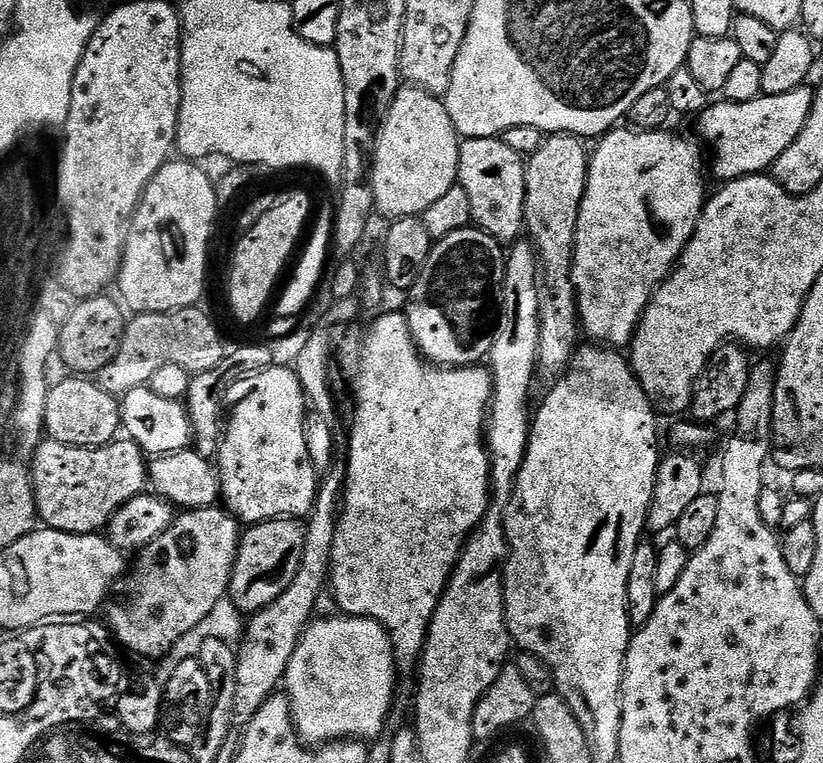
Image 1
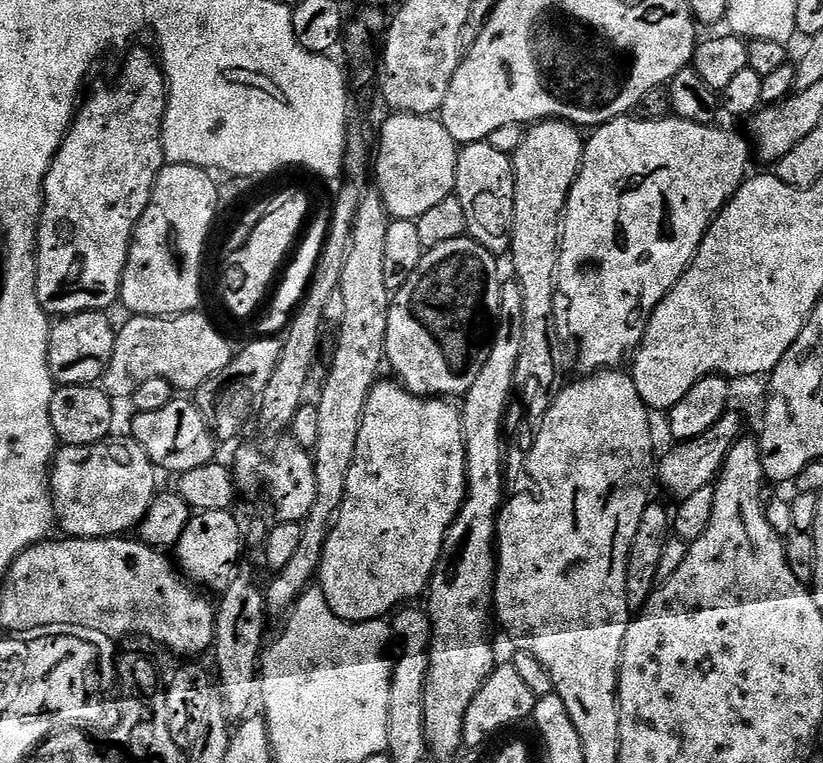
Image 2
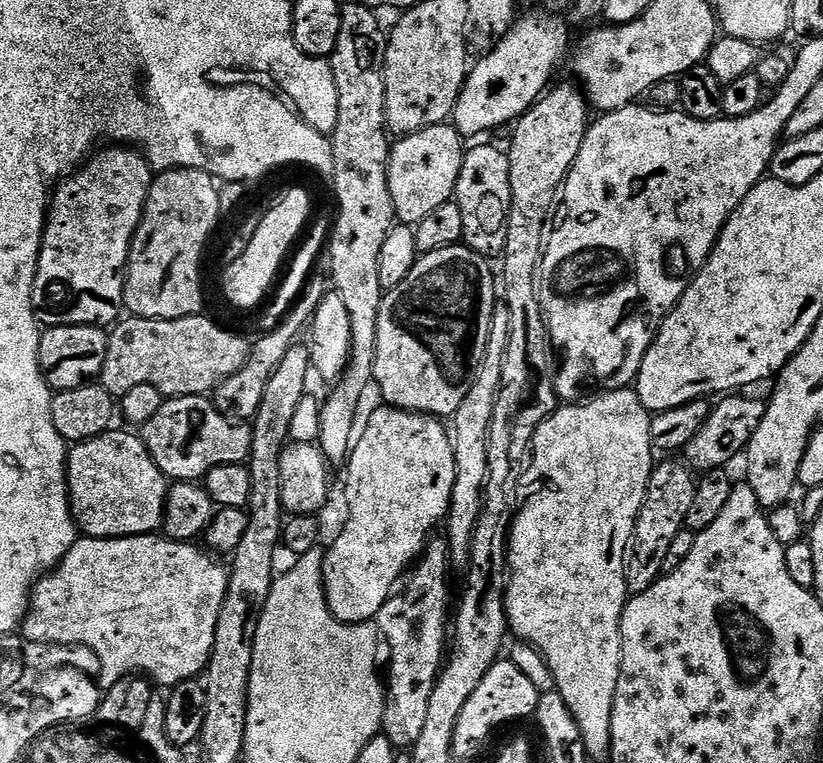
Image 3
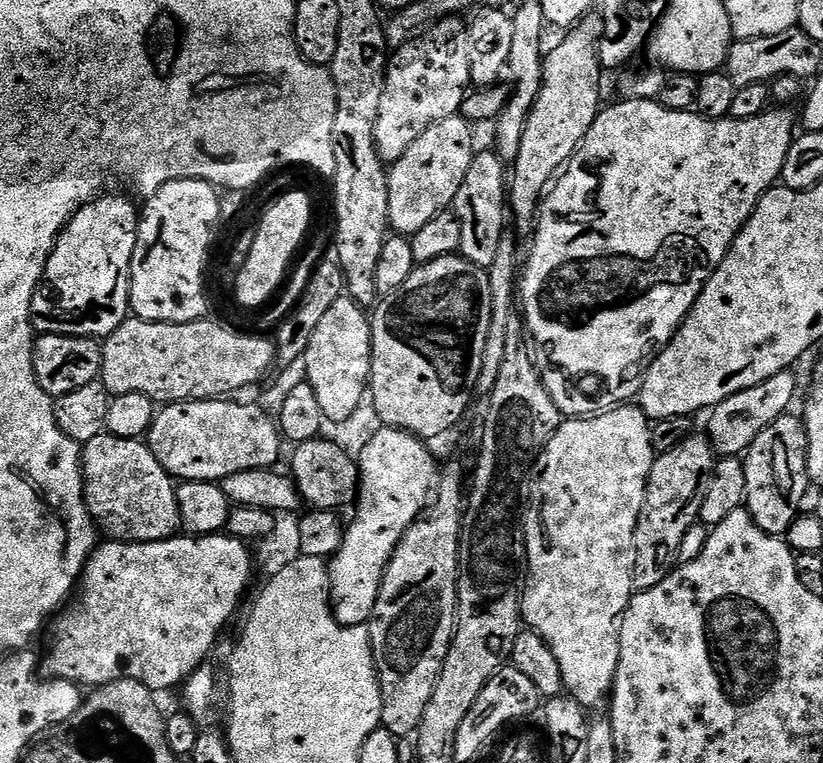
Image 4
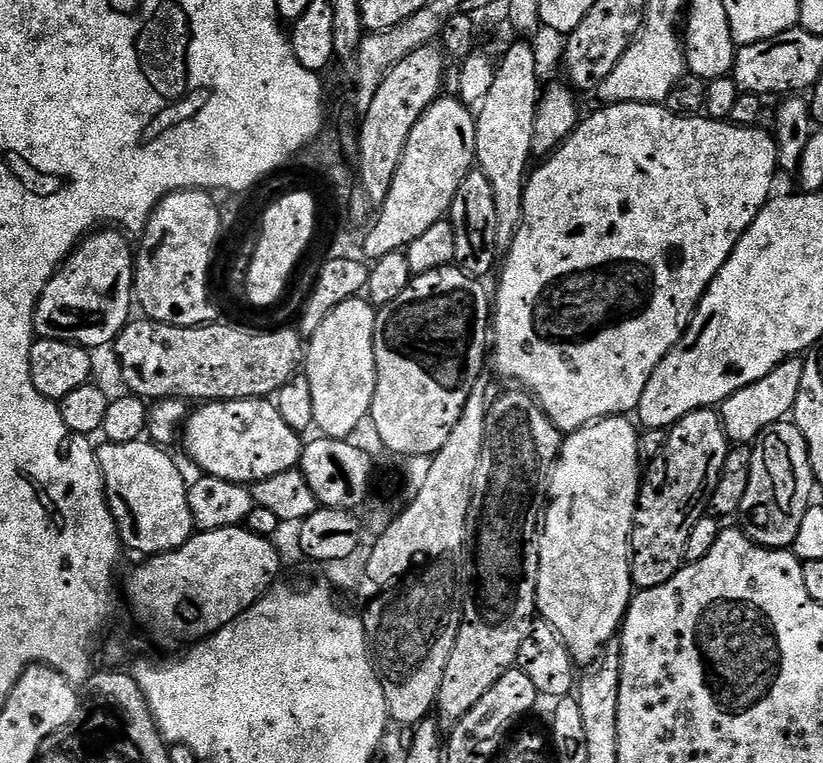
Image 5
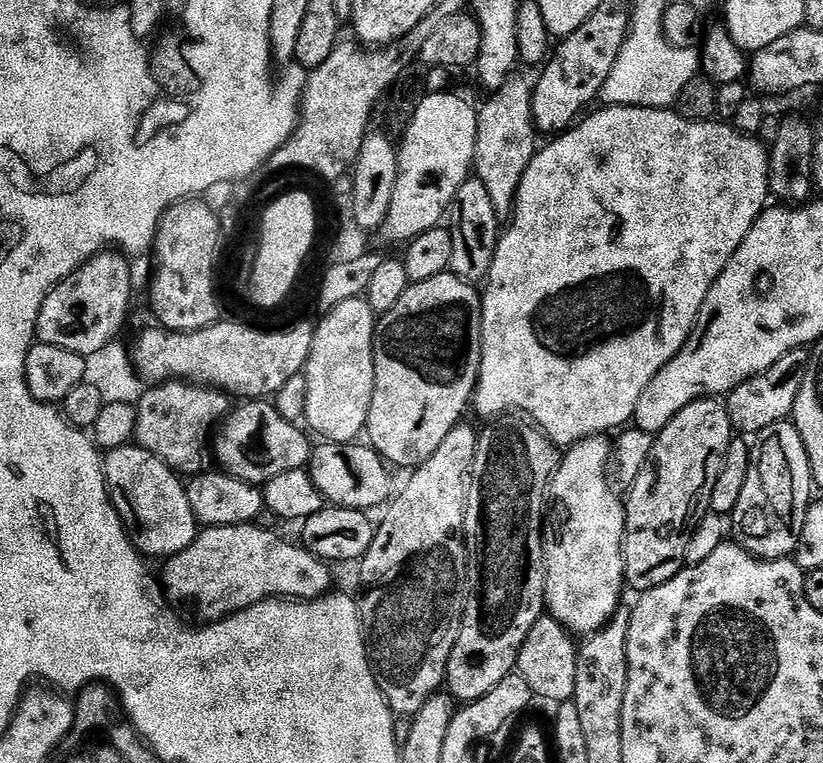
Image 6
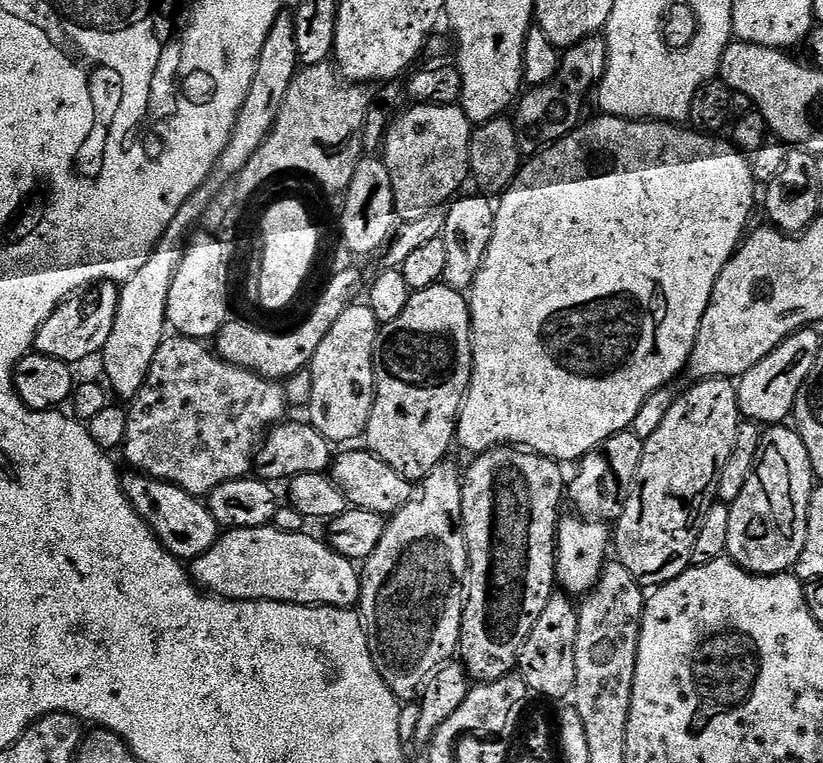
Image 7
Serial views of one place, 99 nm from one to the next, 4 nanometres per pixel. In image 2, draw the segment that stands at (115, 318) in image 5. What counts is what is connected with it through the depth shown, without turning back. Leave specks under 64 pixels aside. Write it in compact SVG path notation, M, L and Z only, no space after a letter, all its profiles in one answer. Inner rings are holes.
M138 50L132 53L124 64L116 88L102 86L92 93L88 100L86 98L83 101L68 128L68 135L64 137L64 145L52 159L52 165L44 179L44 203L40 210L40 219L36 230L36 293L42 310L48 313L49 317L63 318L83 312L107 313L108 308L117 307L122 286L122 274L128 261L128 251L132 245L132 235L136 233L136 224L142 218L142 214L150 202L160 169L166 163L162 131L164 116L168 112L168 81L164 79L164 71L157 57L150 50L149 52Z

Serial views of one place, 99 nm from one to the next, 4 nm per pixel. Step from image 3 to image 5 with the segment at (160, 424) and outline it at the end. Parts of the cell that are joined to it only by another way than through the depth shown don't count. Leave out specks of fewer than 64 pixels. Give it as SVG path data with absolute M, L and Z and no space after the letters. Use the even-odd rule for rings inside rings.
M271 399L214 400L204 402L184 421L182 444L188 456L205 476L253 486L260 480L295 469L302 451L301 433L282 422Z

